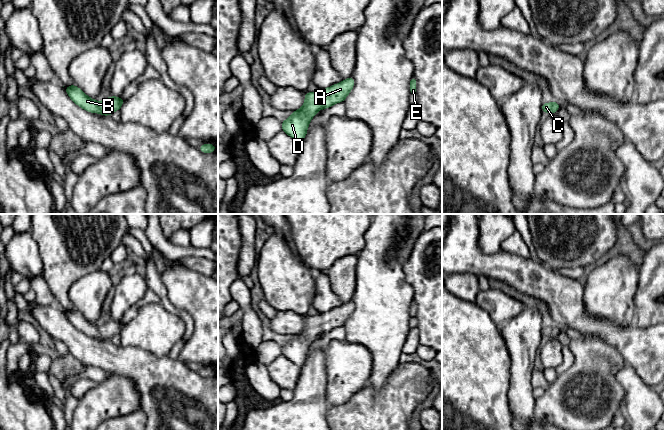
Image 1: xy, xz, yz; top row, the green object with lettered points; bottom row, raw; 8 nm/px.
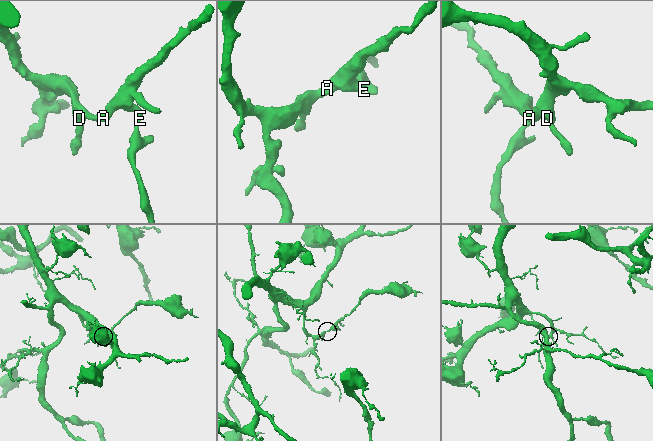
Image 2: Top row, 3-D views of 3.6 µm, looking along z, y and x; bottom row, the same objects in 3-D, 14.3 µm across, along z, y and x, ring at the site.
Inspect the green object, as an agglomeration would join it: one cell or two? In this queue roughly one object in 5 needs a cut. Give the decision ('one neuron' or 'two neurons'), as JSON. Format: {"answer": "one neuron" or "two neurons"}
{"answer": "one neuron"}

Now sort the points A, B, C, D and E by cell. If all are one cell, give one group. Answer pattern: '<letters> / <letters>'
A B C D E

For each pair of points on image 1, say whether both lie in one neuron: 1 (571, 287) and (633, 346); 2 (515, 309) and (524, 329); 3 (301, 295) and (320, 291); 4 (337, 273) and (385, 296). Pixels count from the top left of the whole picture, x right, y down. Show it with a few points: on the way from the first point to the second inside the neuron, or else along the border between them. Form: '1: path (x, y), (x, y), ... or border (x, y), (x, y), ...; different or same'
1: path (572, 307), (591, 326), (604, 329), (613, 334); same
2: border (523, 309), (500, 327); different
3: border (315, 276), (315, 295), (311, 306); different
4: border (358, 259), (355, 291), (351, 299); different

